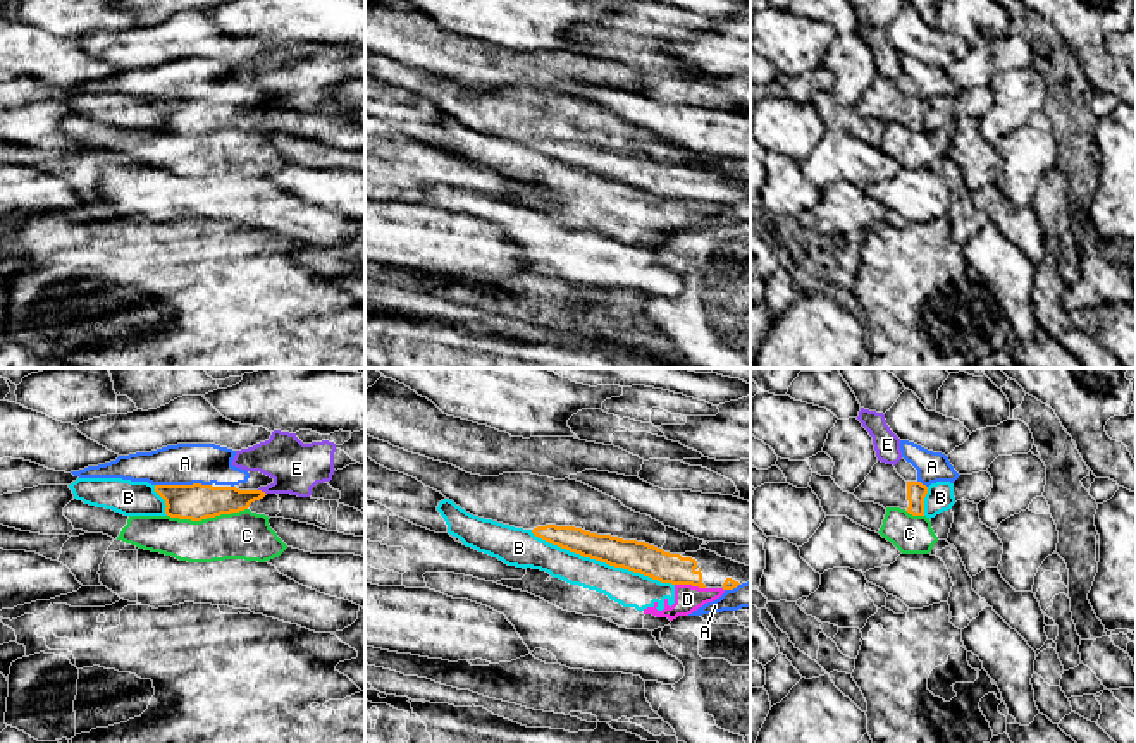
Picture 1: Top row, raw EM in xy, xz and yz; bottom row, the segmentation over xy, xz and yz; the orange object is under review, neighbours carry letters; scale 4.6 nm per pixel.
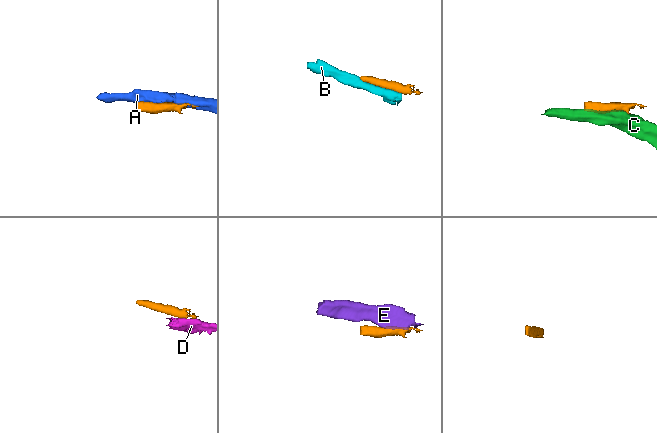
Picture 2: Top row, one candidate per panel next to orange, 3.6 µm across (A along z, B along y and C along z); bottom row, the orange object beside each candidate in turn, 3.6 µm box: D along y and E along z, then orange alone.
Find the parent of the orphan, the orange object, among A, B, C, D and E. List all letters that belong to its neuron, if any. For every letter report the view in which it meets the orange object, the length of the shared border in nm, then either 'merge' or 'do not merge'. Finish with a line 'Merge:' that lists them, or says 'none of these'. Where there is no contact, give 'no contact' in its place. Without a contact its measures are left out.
A: contact in xy; length 260 nm; do not merge
B: contact in xz; length 700 nm; do not merge
C: contact in xy; length 380 nm; do not merge
D: contact in xz; length 150 nm; do not merge
E: contact in xy; length 50 nm; do not merge
Merge: none of these

